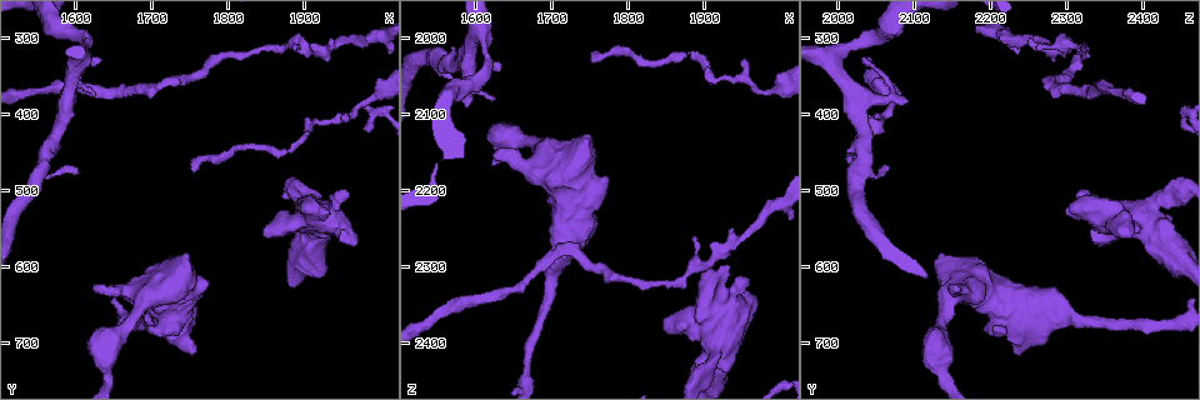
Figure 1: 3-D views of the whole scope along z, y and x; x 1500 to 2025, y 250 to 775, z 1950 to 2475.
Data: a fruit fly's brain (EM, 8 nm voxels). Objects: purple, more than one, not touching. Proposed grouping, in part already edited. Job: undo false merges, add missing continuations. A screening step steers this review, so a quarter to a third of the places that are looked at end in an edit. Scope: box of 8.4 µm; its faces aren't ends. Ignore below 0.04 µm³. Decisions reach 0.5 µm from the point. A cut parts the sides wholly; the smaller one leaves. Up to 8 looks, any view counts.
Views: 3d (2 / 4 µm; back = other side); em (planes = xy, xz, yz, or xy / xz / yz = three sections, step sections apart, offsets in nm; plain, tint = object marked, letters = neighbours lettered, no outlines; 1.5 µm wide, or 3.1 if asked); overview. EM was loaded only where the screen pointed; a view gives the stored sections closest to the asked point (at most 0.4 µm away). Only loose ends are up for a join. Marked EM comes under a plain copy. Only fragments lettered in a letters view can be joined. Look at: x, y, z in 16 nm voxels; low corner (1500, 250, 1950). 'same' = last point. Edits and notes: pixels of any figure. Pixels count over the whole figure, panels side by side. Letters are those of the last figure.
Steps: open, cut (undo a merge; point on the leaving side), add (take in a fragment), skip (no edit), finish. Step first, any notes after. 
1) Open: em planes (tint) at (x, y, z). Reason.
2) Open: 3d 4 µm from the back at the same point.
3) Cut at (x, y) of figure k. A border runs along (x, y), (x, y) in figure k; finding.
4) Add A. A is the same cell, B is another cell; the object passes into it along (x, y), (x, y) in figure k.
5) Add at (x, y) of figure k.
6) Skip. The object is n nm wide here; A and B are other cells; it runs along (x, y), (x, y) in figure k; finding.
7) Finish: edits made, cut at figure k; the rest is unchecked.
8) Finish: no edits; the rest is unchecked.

Open: em xz step 4 (tint) at (1755, 480, 2020). Long arm stops here.

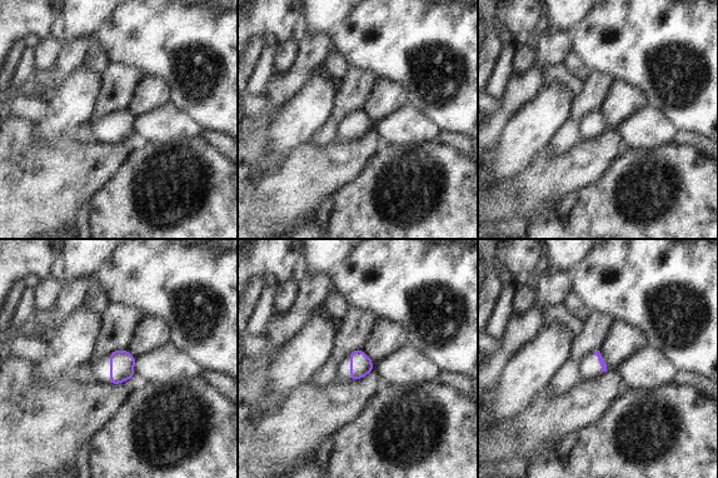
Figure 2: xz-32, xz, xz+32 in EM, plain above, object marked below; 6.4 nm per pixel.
Open: em xy step 8 (letters) at the same point. Cut it another way.

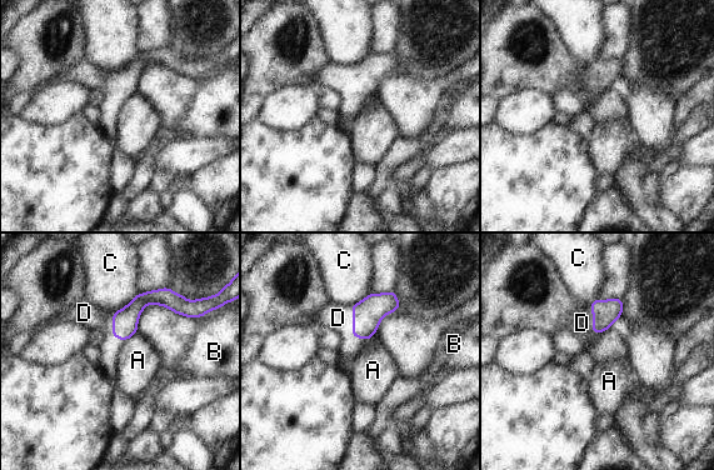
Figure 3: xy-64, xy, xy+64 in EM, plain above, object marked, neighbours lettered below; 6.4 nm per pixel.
Add D. D is the same cell, A, B and C are other cells; it goes on there.

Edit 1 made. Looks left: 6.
Open: em planes (tint) at (1995, 375, 2070).

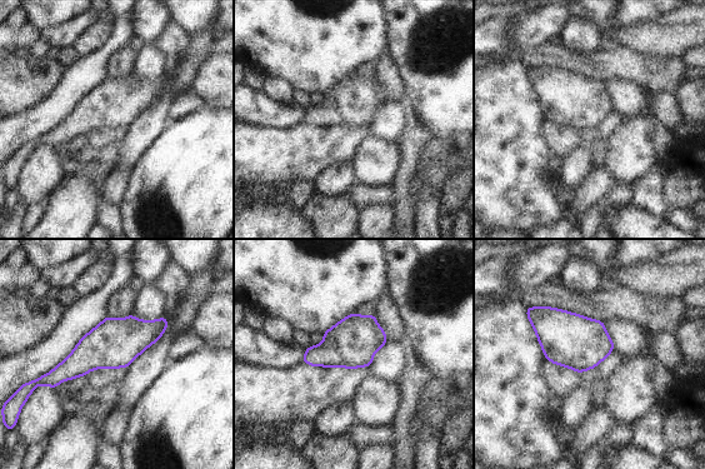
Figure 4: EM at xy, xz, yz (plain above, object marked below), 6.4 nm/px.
Open: em planes (letters) at the same point. See the neighbours.

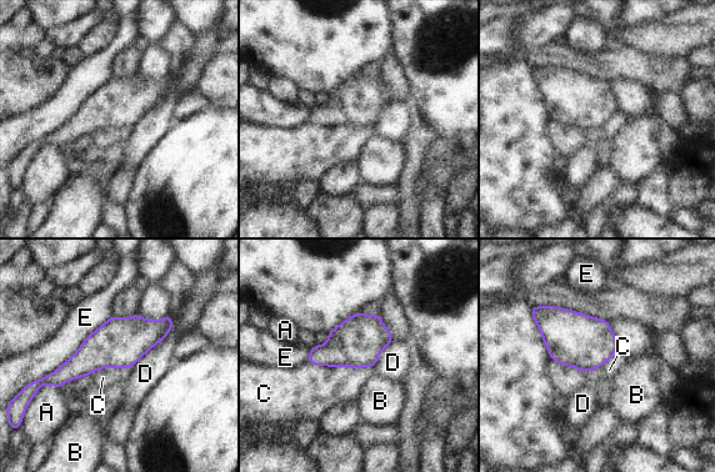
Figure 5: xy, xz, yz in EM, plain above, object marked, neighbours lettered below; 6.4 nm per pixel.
Skip. A, B, C, D and E are other cells; one neuron here.

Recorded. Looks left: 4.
Open: em planes (letters) at (1955, 500, 2315). Thick end.

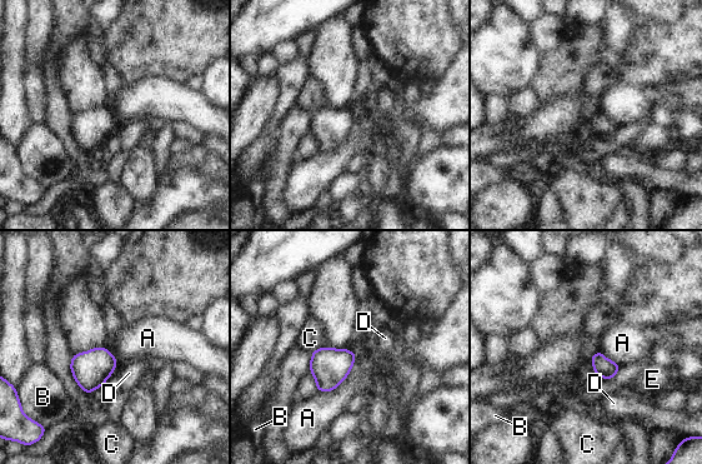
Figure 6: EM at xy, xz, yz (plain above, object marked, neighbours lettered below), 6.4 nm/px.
Skip. A, B, C, D and E are other cells; a border runs along (356, 354), (334, 389), (317, 392) in figure 6; none of them fits.

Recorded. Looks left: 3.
Finish: edits made, add at figure 3; the rest is unchecked.

